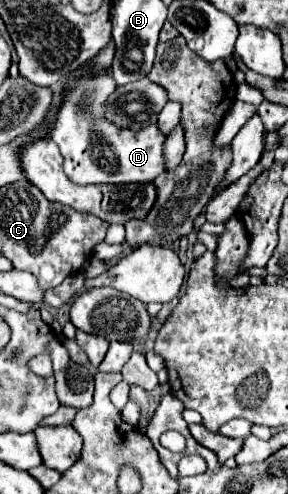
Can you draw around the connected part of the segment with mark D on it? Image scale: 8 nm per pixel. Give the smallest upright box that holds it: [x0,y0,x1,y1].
[53,61,167,183]

